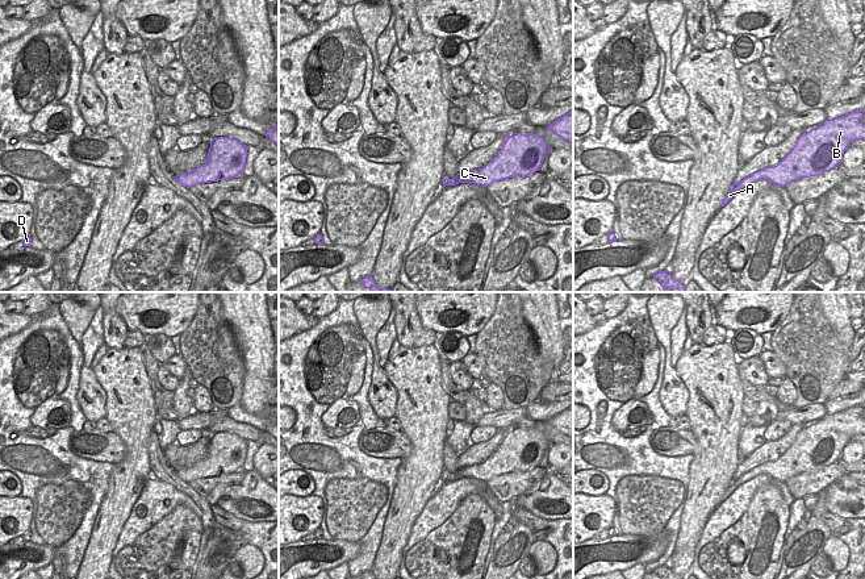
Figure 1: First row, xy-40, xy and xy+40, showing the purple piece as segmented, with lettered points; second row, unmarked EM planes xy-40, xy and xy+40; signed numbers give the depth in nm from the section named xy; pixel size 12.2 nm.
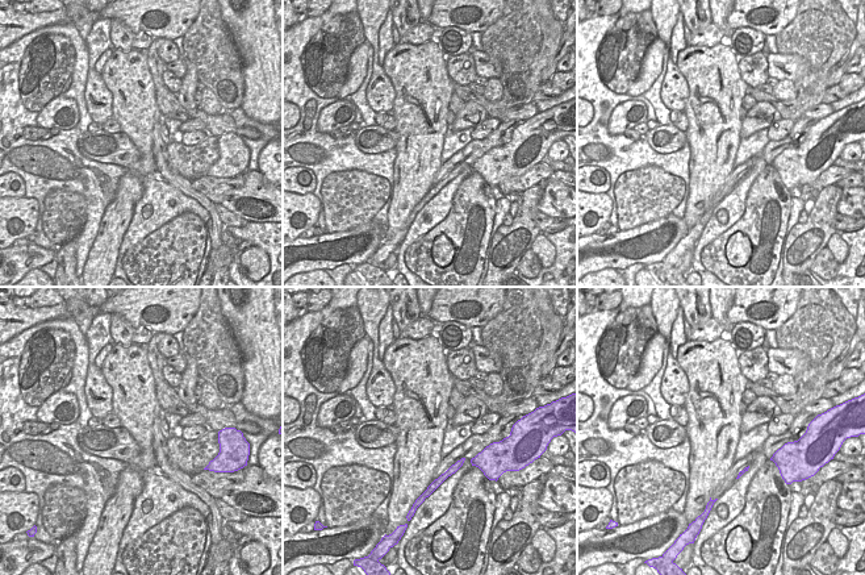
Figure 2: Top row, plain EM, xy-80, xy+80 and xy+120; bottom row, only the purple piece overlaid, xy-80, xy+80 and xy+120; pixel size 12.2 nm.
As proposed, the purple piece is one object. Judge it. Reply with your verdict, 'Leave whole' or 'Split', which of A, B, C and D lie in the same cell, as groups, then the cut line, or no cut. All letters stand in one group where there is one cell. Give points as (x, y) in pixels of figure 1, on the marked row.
Split. Groups: A D / B C. Split along xy+40 (749, 176), (735, 191)

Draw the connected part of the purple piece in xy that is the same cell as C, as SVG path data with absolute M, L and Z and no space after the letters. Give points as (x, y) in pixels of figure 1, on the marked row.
M521 133L506 136L501 150L485 167L457 174L447 186L475 183L488 187L509 178L526 178L539 170L549 150L539 136Z

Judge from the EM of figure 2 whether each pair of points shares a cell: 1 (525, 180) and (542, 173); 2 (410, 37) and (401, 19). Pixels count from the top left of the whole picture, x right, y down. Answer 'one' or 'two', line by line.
1: one
2: two

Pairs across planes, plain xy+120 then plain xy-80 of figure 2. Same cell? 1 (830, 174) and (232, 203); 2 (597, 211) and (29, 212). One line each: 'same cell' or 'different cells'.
1: different cells
2: same cell

